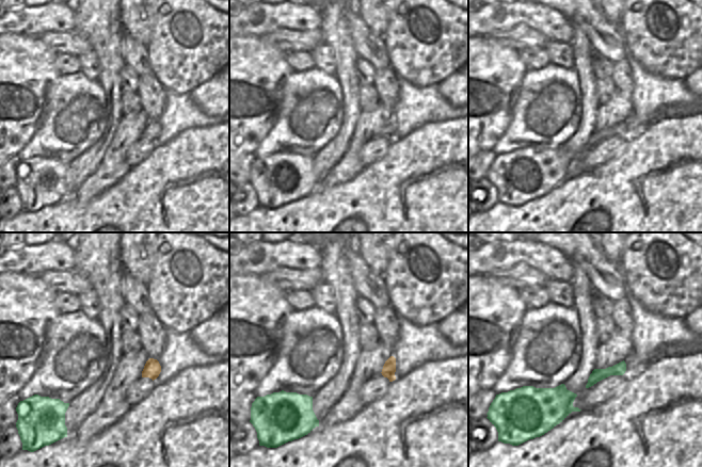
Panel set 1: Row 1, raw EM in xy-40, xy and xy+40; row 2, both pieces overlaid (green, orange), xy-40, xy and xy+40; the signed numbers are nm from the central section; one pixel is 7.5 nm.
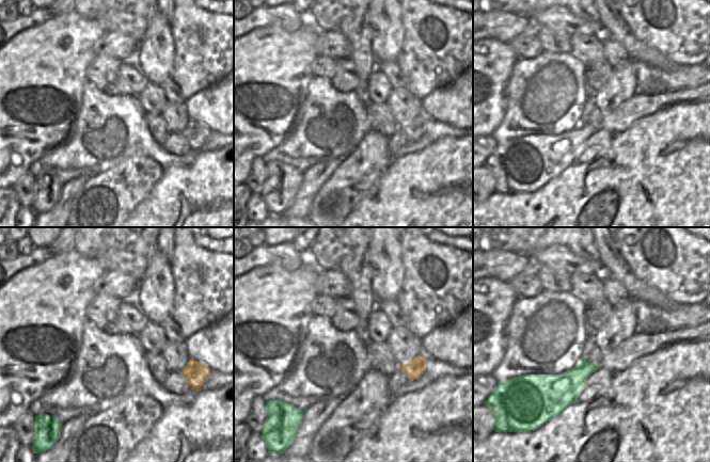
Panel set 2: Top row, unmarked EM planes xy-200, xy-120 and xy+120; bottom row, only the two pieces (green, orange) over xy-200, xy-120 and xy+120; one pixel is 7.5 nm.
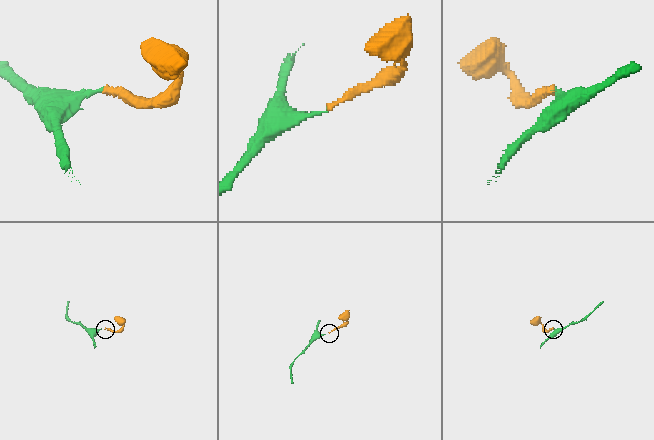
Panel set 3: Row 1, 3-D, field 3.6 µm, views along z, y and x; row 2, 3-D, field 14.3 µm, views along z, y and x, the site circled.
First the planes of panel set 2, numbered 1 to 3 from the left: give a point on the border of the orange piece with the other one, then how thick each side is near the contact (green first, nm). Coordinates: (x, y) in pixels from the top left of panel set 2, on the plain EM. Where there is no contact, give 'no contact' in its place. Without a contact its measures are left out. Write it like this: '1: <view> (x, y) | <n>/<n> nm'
1: no contact
2: no contact
3: no contact

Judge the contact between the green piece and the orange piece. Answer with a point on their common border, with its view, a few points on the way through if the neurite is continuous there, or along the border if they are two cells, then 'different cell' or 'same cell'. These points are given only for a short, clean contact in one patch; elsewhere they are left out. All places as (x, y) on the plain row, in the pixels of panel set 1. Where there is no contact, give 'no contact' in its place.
no contact; same cell

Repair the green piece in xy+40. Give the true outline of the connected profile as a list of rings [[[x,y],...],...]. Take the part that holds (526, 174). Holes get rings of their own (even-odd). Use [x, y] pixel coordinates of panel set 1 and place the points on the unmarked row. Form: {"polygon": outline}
{"polygon": [[[564,145],[555,149],[523,147],[508,154],[496,156],[488,173],[488,180],[498,193],[498,203],[518,207],[529,200],[540,198],[562,183],[572,173],[580,173],[573,167],[576,155]]]}

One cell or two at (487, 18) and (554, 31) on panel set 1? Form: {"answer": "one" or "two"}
{"answer": "one"}

